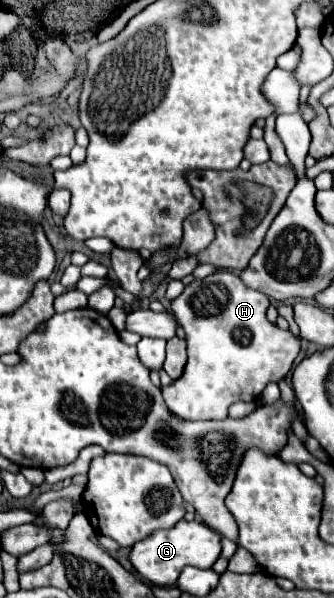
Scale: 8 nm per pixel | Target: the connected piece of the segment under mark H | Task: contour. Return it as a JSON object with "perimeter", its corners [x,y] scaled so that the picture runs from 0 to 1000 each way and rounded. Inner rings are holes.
{"perimeter":[[[644,453],[614,467],[584,467],[548,493],[512,503],[512,520],[554,554],[560,610],[548,627],[482,654],[530,697],[674,701],[698,674],[775,667],[805,637],[841,637],[859,627],[901,574],[871,554],[841,554],[793,530],[799,513],[805,500],[740,483],[692,453]]]}

